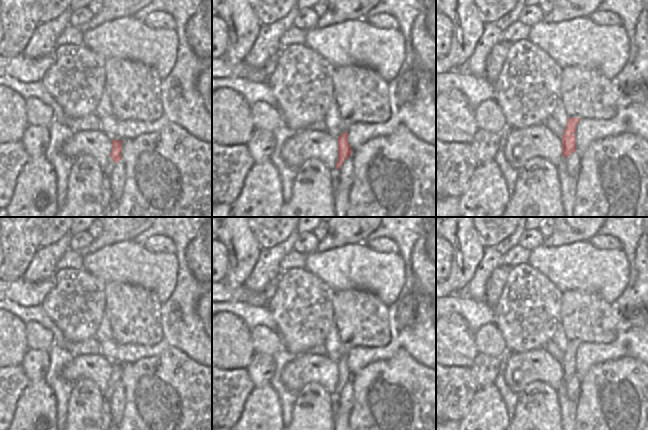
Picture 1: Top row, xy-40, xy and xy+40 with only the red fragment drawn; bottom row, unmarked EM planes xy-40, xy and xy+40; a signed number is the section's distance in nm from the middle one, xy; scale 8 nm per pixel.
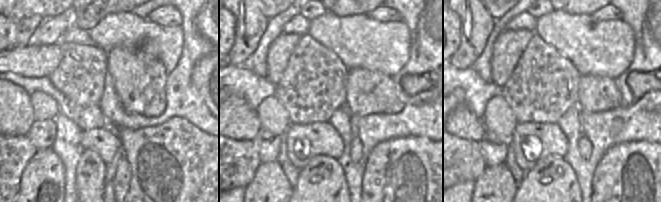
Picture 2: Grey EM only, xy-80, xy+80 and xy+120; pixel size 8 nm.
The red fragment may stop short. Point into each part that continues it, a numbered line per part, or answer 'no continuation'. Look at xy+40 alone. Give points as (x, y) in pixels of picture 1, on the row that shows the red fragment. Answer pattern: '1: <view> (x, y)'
1: xy+40 (584, 92)

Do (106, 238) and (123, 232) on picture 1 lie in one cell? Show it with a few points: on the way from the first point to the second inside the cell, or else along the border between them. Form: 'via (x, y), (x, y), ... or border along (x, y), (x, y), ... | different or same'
via (110, 234), (112, 232), (119, 232) | same

